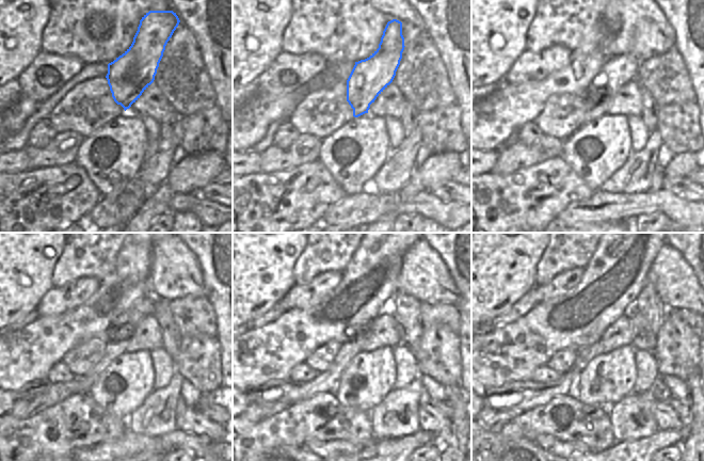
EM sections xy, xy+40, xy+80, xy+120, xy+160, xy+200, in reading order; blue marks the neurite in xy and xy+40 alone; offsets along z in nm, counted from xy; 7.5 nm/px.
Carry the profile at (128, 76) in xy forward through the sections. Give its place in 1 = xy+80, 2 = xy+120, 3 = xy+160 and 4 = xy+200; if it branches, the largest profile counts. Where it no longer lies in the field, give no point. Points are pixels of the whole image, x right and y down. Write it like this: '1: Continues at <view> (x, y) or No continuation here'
1: Continues at xy+80 (619, 69)
2: Continues at xy+120 (123, 327)
3: Continues at xy+160 (286, 392)
4: Continues at xy+200 (522, 396)

